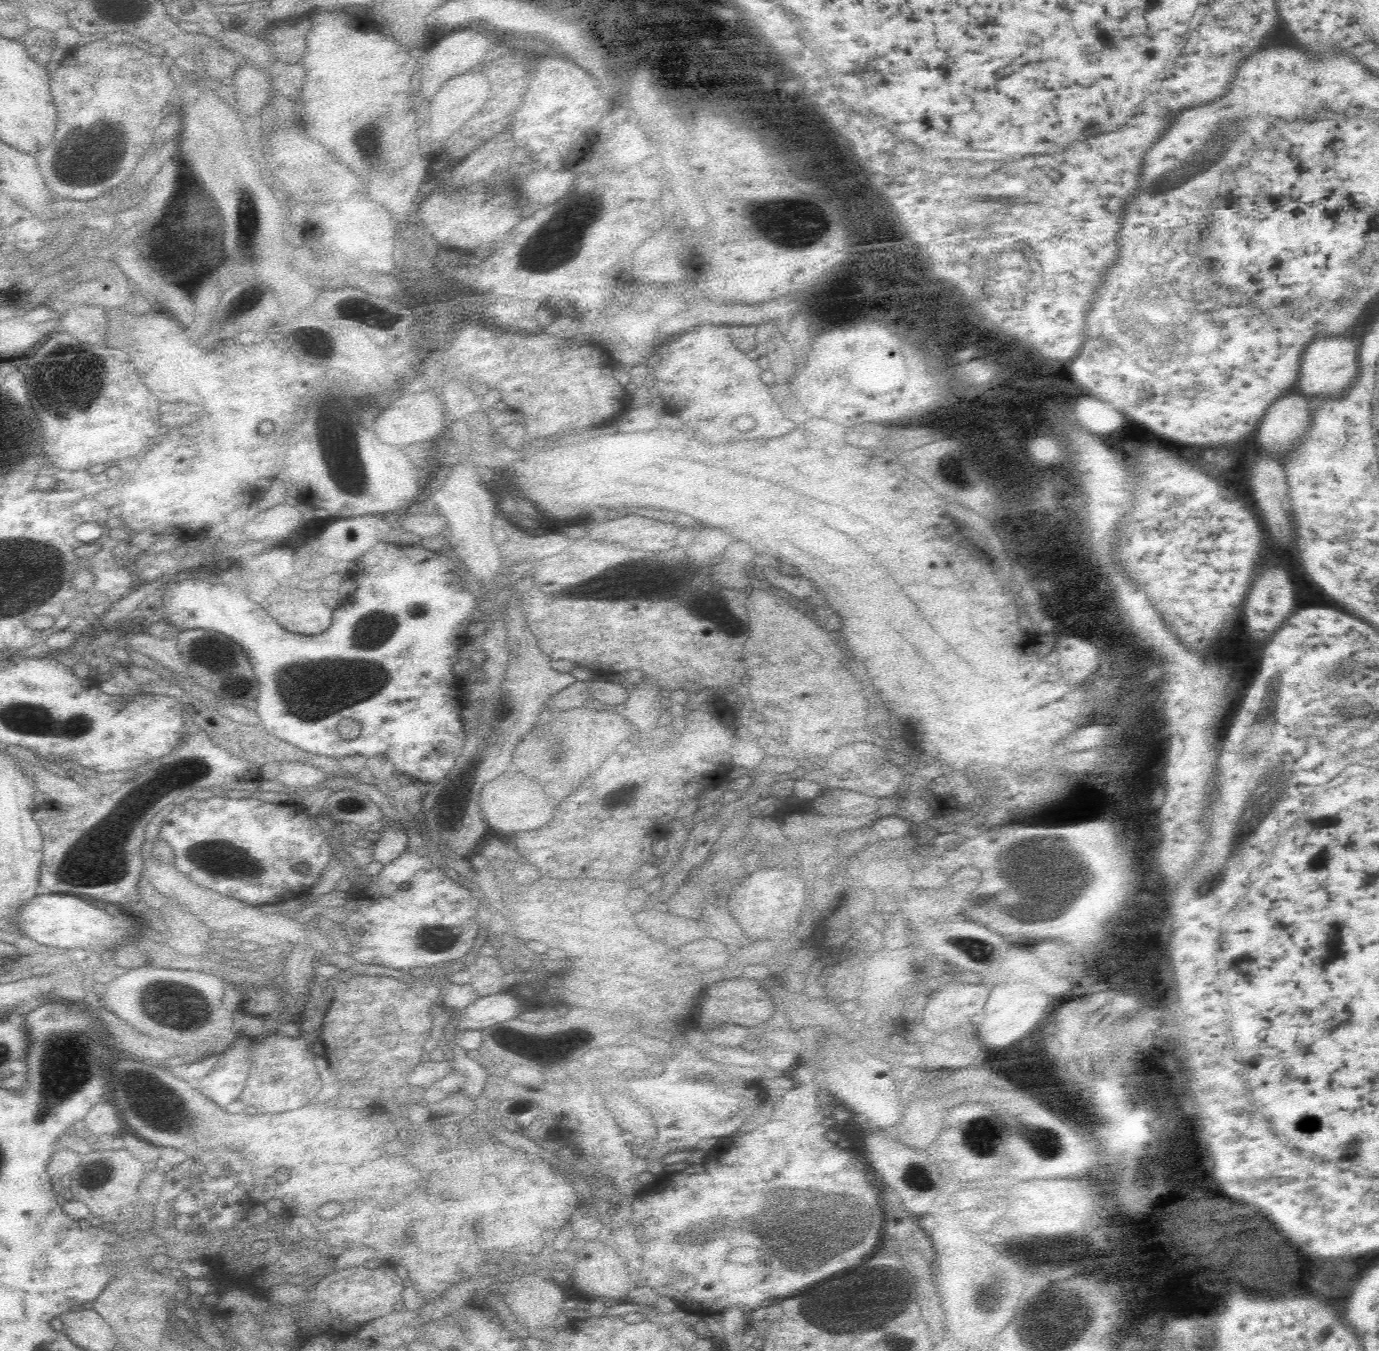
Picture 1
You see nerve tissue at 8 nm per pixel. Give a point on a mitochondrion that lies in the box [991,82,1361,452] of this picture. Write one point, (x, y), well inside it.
(1164, 179)

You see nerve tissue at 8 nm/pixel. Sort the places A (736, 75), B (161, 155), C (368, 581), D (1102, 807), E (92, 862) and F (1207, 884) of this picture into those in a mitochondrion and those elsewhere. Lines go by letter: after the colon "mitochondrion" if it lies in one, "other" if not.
A: mitochondrion
B: other
C: other
D: other
E: mitochondrion
F: mitochondrion

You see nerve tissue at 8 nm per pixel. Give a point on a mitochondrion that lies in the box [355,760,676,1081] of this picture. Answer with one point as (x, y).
(431, 937)

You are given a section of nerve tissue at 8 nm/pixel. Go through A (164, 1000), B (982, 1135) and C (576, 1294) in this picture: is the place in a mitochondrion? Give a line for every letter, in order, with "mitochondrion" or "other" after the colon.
A: mitochondrion
B: mitochondrion
C: other

